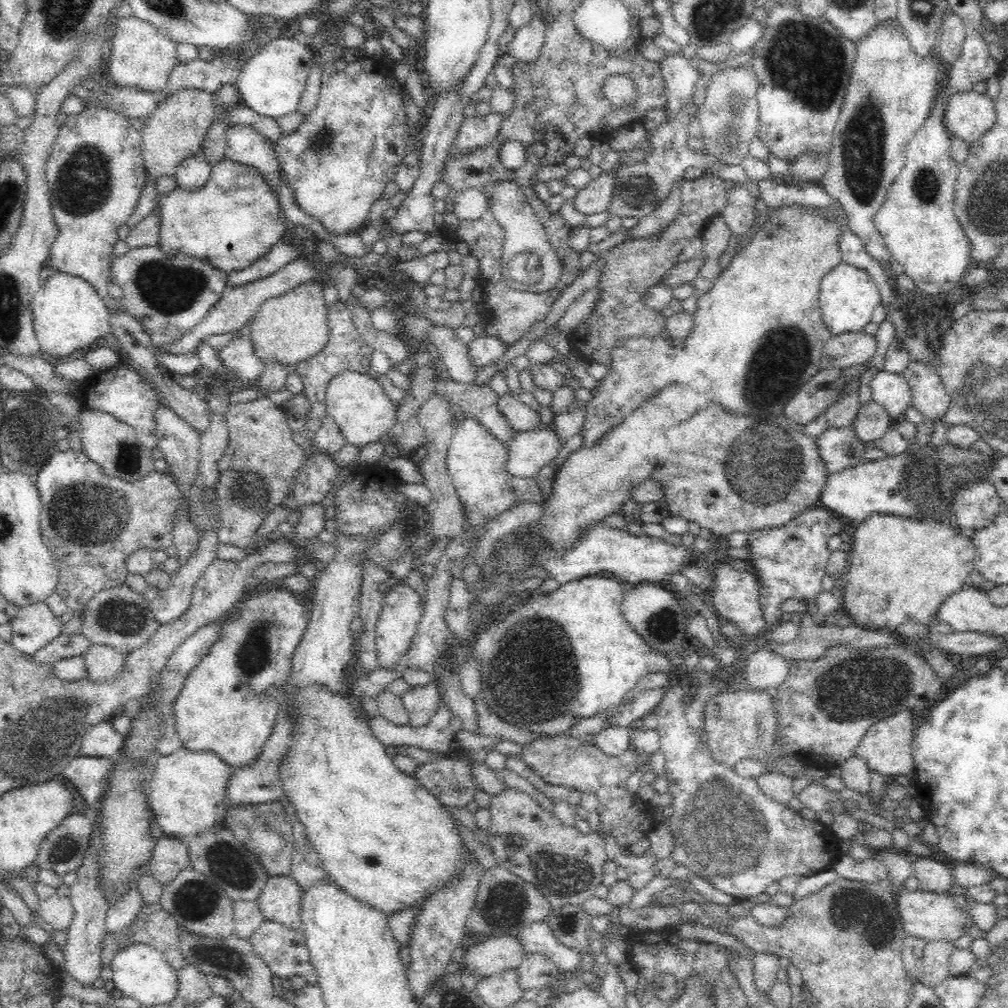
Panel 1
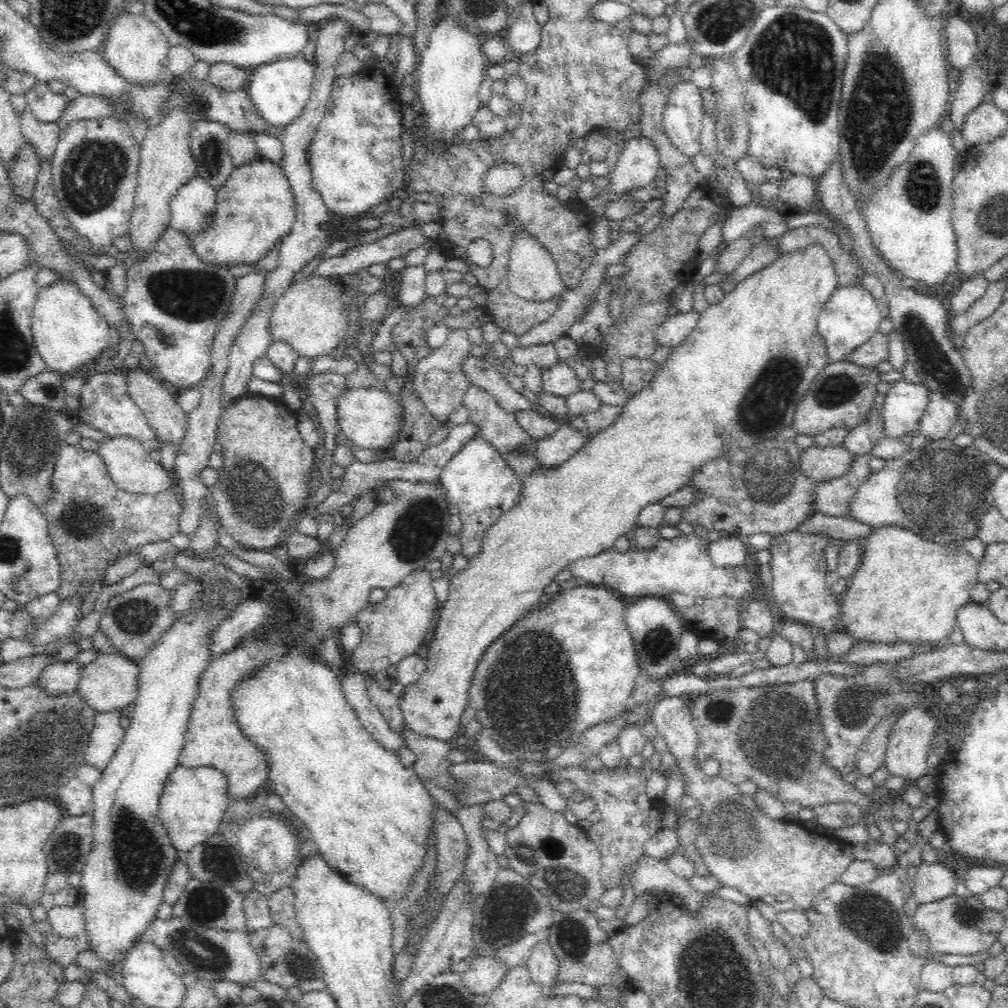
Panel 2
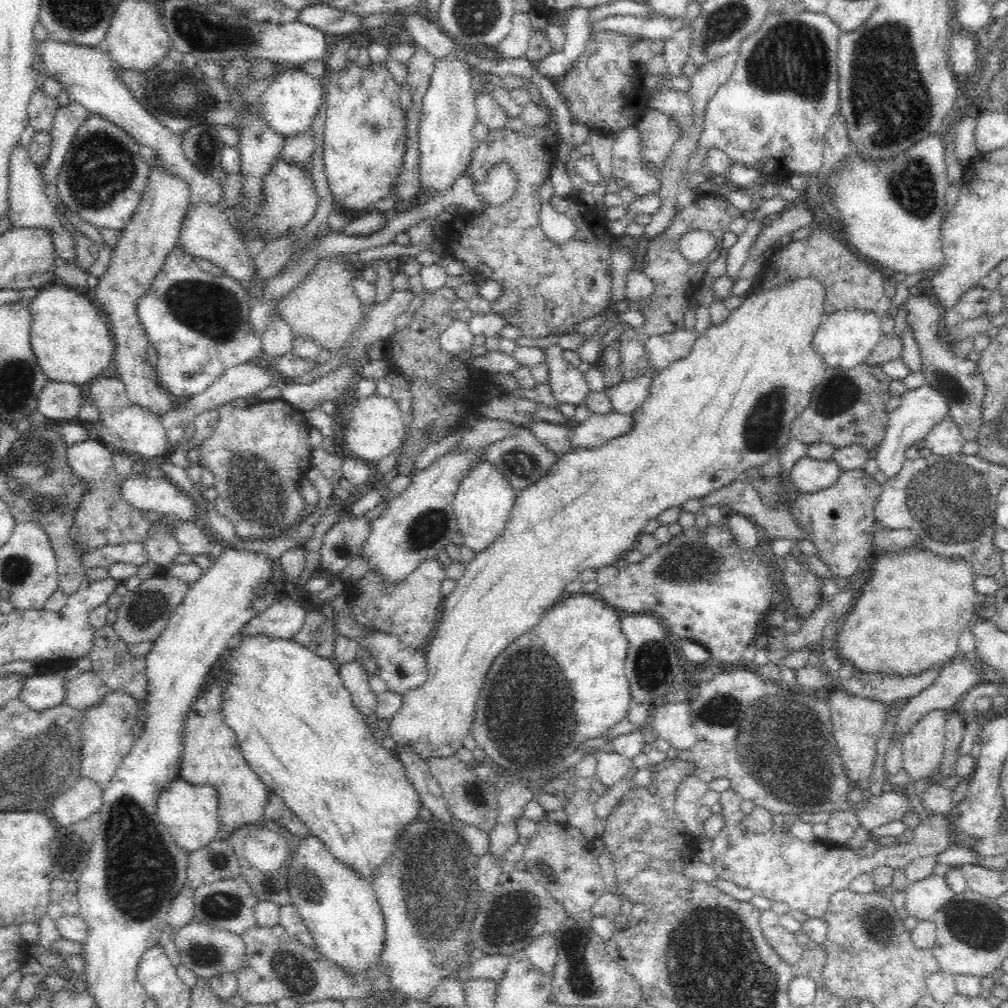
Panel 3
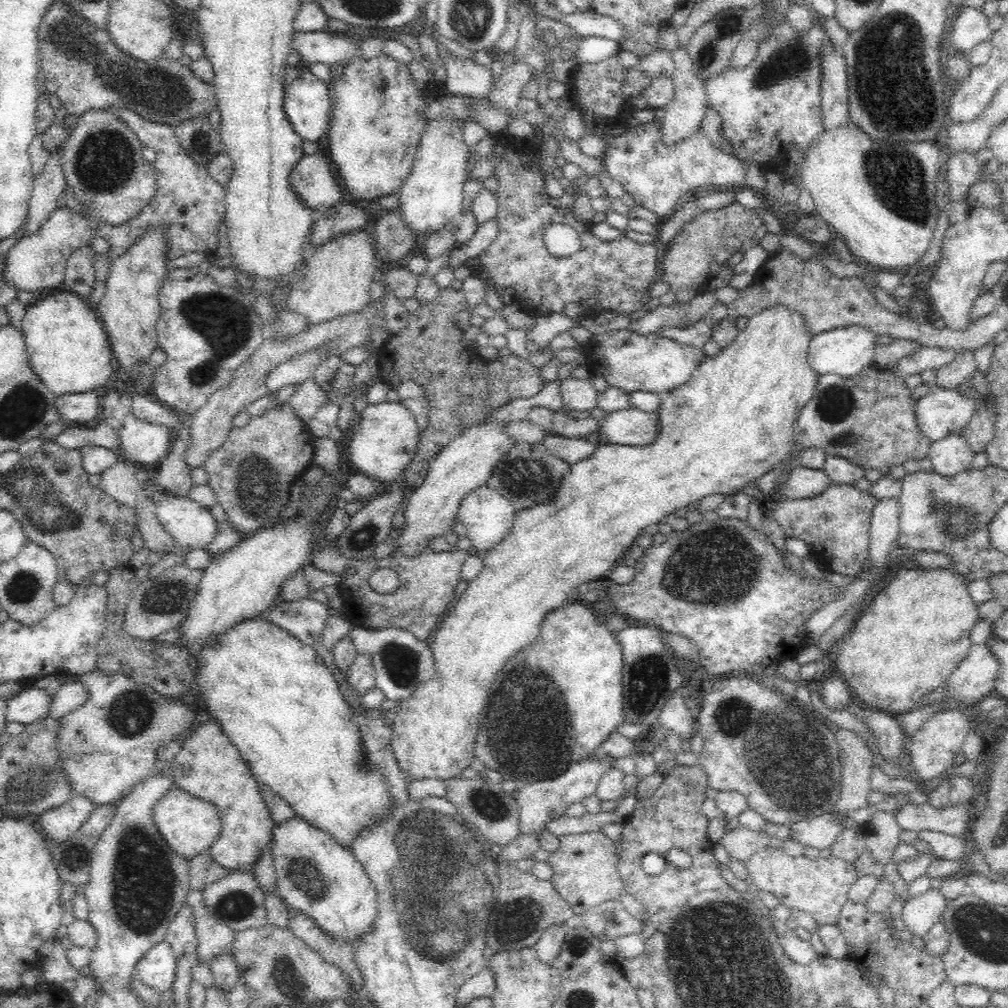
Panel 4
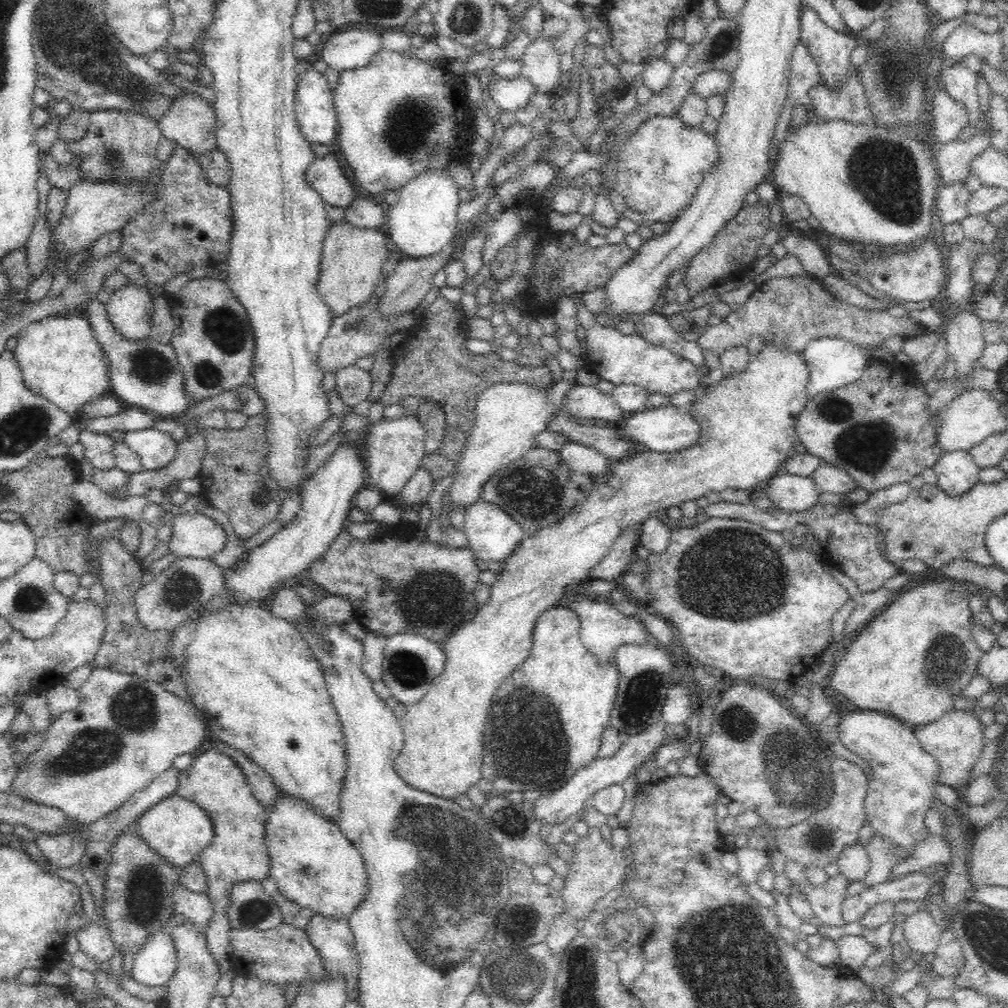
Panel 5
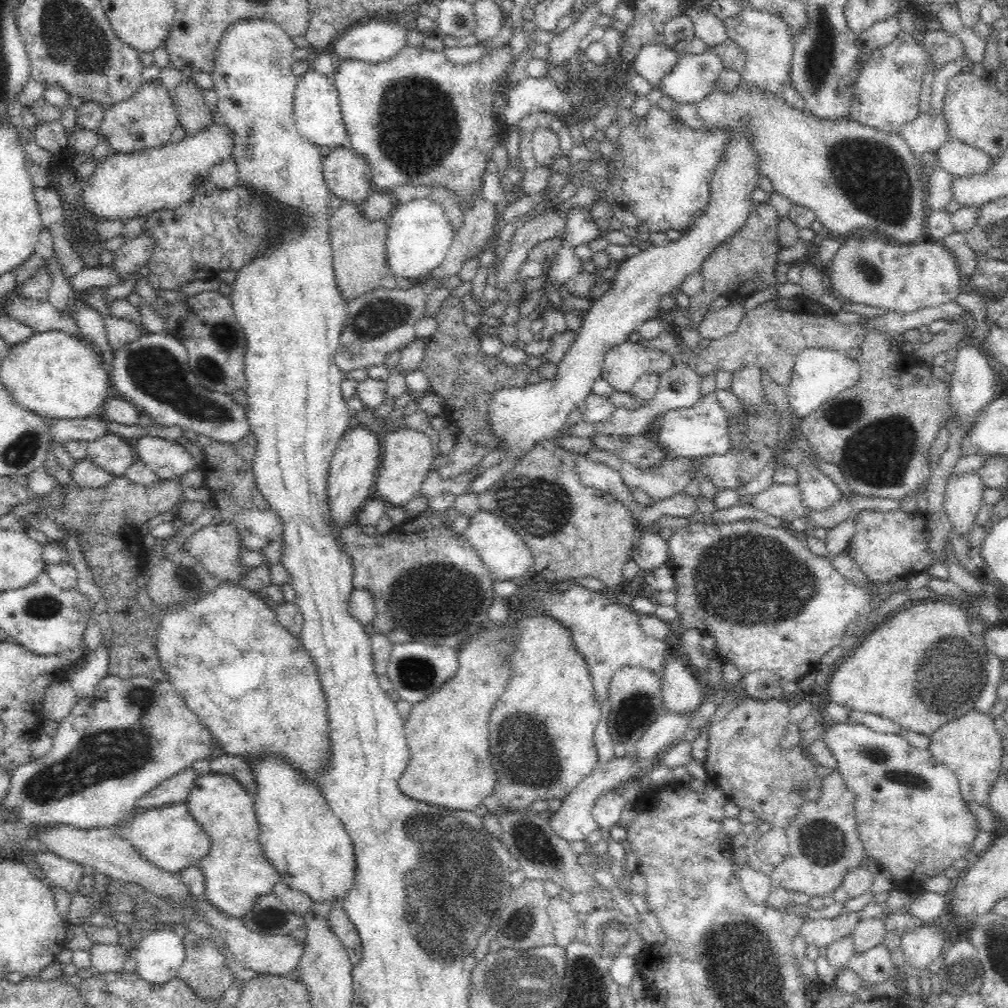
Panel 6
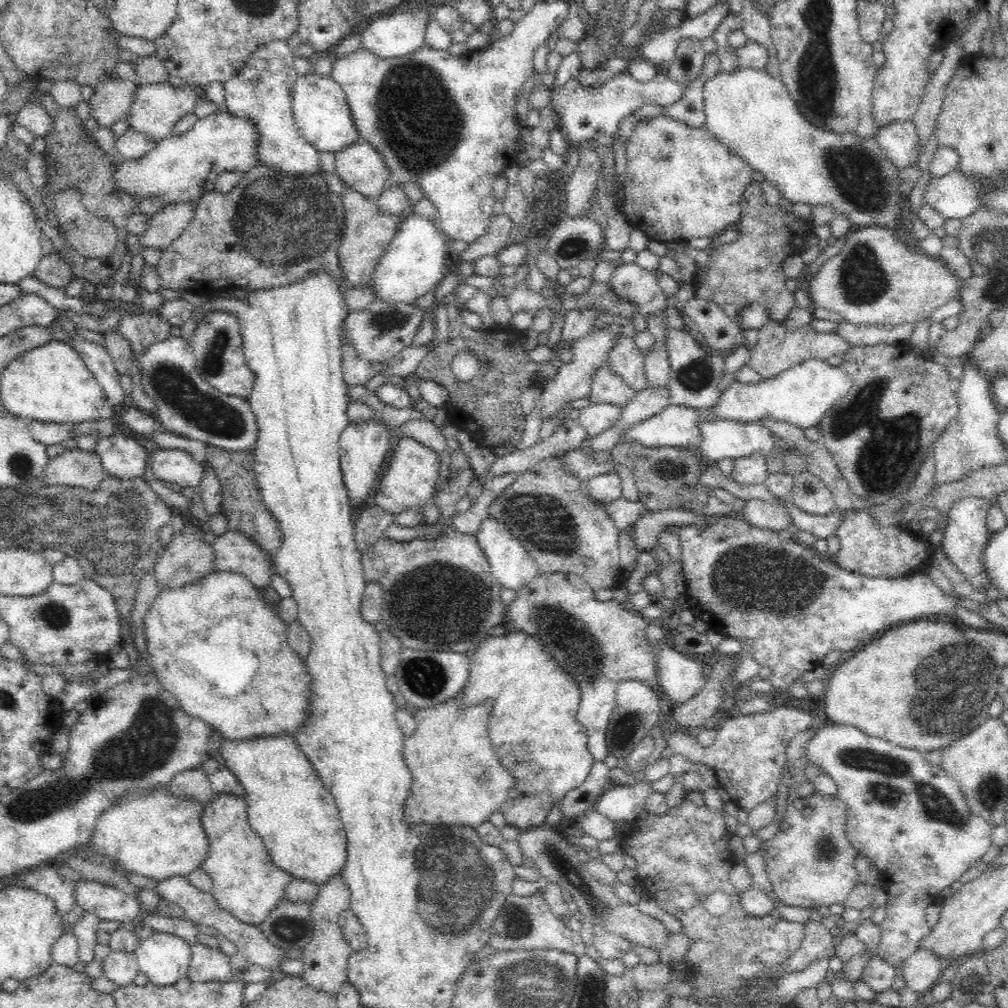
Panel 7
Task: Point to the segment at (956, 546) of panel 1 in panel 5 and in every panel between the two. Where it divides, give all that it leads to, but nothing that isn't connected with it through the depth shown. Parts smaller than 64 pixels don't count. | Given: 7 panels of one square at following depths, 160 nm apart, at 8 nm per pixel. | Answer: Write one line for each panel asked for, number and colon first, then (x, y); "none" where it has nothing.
2: (908, 590)
3: (913, 609)
4: (916, 633)
5: (911, 662)

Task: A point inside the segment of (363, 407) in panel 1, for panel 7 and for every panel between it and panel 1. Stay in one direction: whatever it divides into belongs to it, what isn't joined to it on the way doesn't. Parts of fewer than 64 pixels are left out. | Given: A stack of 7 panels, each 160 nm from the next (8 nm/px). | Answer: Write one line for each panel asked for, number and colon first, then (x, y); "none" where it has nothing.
2: (370, 418)
3: (376, 429)
4: (386, 440)
5: (394, 449)
6: (407, 459)
7: (410, 482)

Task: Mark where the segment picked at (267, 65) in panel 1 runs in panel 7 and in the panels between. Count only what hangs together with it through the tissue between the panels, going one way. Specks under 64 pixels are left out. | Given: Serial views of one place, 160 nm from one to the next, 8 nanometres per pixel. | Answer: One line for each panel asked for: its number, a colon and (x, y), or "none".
2: (279, 91)
3: (290, 104)
4: (307, 103)
5: (314, 109)
6: (315, 103)
7: (320, 107)

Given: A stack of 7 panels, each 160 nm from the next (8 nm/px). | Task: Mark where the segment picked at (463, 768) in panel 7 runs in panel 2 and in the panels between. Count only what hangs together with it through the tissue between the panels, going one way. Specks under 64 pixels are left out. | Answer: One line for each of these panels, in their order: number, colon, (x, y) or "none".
2: (736, 381)
3: (727, 408)
4: (732, 422)
5: (748, 422)
6: (449, 767)

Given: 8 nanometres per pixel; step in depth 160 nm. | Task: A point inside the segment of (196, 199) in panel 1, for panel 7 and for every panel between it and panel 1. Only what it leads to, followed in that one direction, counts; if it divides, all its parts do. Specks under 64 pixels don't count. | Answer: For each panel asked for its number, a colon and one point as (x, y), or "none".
2: (256, 208)
3: (290, 198)
4: (313, 181)
5: (325, 175)
6: (348, 174)
7: (361, 166)

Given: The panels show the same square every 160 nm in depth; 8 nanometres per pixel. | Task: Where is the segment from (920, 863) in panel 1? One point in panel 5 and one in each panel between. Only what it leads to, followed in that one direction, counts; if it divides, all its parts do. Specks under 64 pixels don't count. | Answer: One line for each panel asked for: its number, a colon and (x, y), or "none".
2: (932, 882)
3: (923, 899)
4: (920, 914)
5: (921, 932)

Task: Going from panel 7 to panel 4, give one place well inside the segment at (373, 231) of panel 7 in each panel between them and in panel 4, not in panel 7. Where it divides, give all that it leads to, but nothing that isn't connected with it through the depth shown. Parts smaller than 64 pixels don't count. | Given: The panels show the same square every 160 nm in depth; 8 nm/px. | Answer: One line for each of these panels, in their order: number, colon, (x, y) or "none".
4: (336, 280)
5: (353, 258)
6: (358, 245)

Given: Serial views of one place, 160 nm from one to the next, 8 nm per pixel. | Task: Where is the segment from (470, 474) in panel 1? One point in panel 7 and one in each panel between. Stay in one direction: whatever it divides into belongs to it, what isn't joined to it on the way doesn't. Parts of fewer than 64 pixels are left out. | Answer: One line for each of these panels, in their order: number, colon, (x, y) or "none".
2: (482, 488)
3: (483, 504)
4: (488, 517)
5: (493, 536)
6: (504, 554)
7: (510, 564)

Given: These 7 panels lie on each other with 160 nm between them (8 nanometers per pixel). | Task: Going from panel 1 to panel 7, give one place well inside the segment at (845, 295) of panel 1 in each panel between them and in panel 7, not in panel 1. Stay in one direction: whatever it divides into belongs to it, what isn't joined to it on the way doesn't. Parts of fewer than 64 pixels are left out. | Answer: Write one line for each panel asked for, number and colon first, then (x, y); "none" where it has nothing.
2: (851, 316)
3: (845, 339)
4: (844, 351)
5: (832, 363)
6: (818, 375)
7: (801, 396)

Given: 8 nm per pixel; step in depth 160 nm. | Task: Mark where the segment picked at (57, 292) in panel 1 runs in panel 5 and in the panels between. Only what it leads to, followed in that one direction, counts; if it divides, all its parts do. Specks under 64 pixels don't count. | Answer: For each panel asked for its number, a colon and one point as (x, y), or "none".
2: (68, 333)
3: (69, 337)
4: (68, 350)
5: (60, 360)

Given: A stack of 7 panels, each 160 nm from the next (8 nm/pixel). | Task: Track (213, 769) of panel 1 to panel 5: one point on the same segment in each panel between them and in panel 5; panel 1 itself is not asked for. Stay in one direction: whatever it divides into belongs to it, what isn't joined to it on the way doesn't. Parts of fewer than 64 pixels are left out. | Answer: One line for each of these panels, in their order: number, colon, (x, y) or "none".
2: (192, 805)
3: (189, 812)
4: (189, 825)
5: (177, 830)

